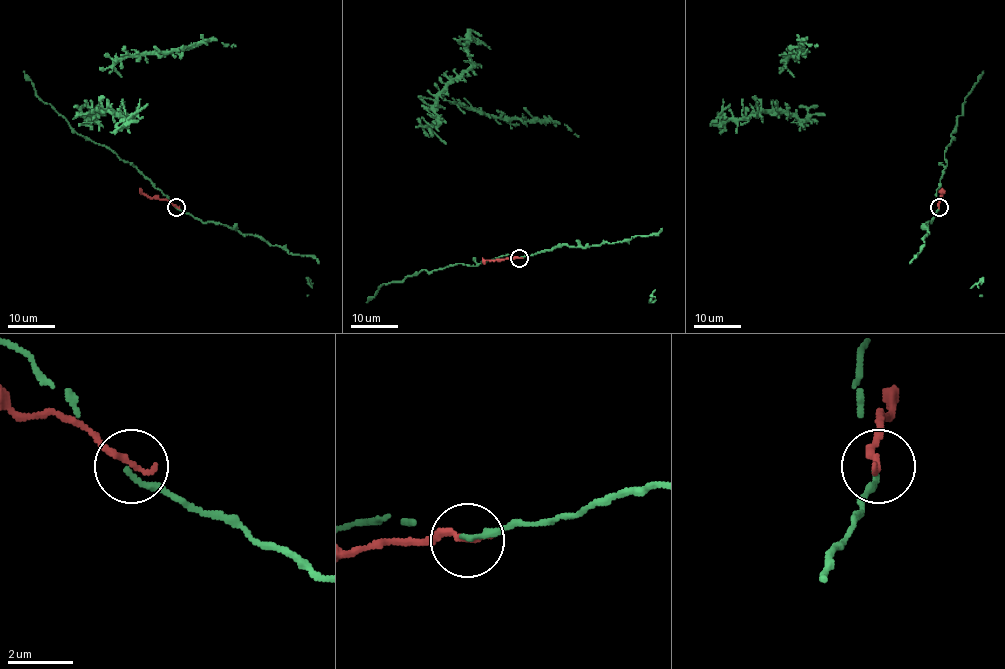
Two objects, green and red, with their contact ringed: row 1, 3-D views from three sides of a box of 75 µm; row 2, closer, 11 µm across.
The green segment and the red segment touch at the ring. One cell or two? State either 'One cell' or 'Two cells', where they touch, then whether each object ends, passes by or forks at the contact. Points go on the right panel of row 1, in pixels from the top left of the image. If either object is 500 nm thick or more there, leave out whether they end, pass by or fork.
Two cells. Place: (939, 207). At the ring green ends. At the ring red ends

